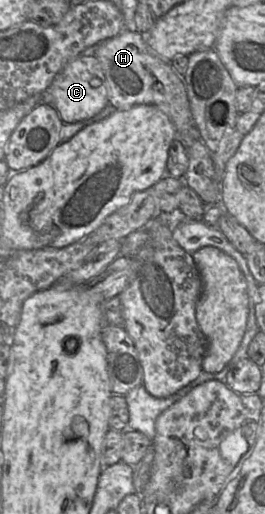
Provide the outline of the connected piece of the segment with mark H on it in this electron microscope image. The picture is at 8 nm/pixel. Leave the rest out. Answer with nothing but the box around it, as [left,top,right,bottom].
[89,28,201,147]

